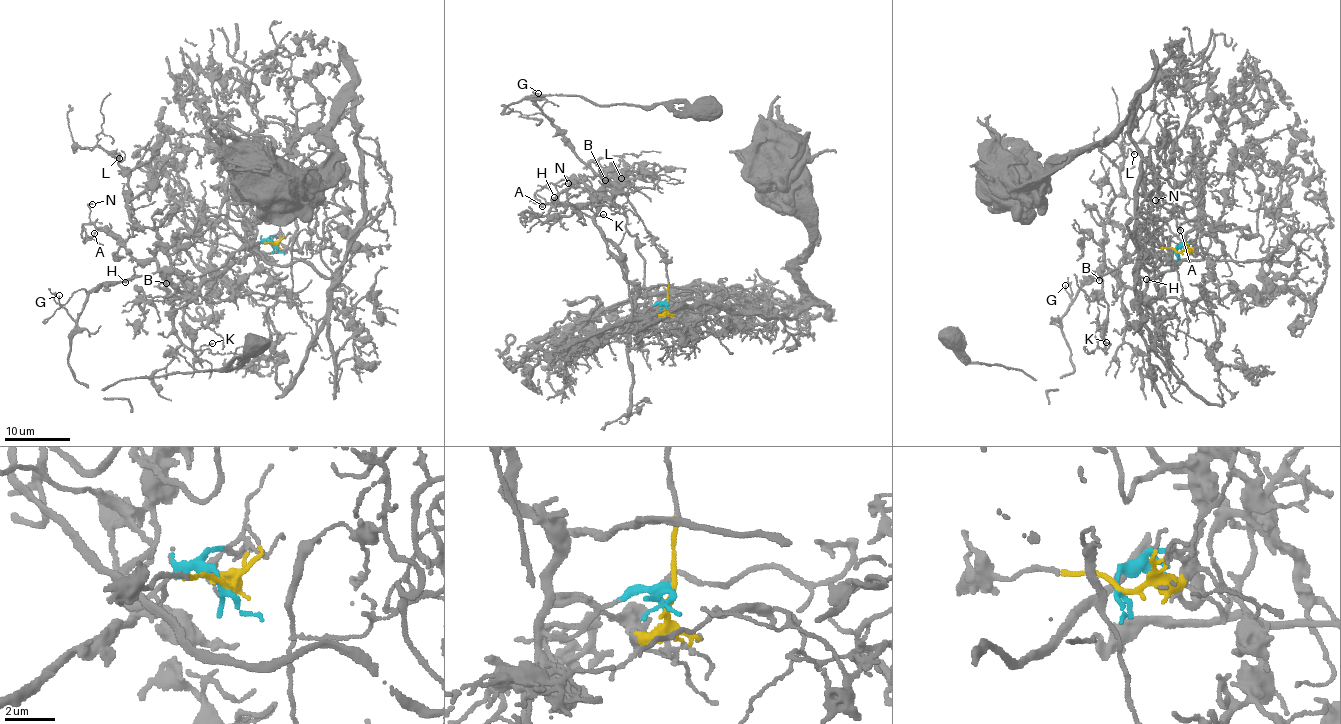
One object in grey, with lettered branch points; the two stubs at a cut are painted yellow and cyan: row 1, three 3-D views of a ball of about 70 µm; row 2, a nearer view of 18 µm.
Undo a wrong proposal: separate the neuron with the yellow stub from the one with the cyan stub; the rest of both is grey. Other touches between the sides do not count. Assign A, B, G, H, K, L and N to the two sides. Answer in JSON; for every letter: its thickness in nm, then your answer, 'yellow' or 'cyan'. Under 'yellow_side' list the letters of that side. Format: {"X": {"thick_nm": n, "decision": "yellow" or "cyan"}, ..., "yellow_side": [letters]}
{"A": {"thick_nm": 110, "decision": "yellow"}, "B": {"thick_nm": 120, "decision": "yellow"}, "G": {"thick_nm": 110, "decision": "yellow"}, "H": {"thick_nm": 130, "decision": "yellow"}, "K": {"thick_nm": 140, "decision": "yellow"}, "L": {"thick_nm": 140, "decision": "yellow"}, "N": {"thick_nm": 110, "decision": "yellow"}, "yellow_side": ["A", "B", "G", "H", "K", "L", "N"]}

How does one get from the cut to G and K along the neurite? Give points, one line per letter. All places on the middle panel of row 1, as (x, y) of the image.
G: (667, 302), (665, 253), (623, 192), (579, 158), (568, 138), (535, 105), (532, 98), (539, 93)
K: (667, 302), (665, 253), (655, 245), (635, 207), (622, 192), (589, 199), (592, 210), (603, 215)

